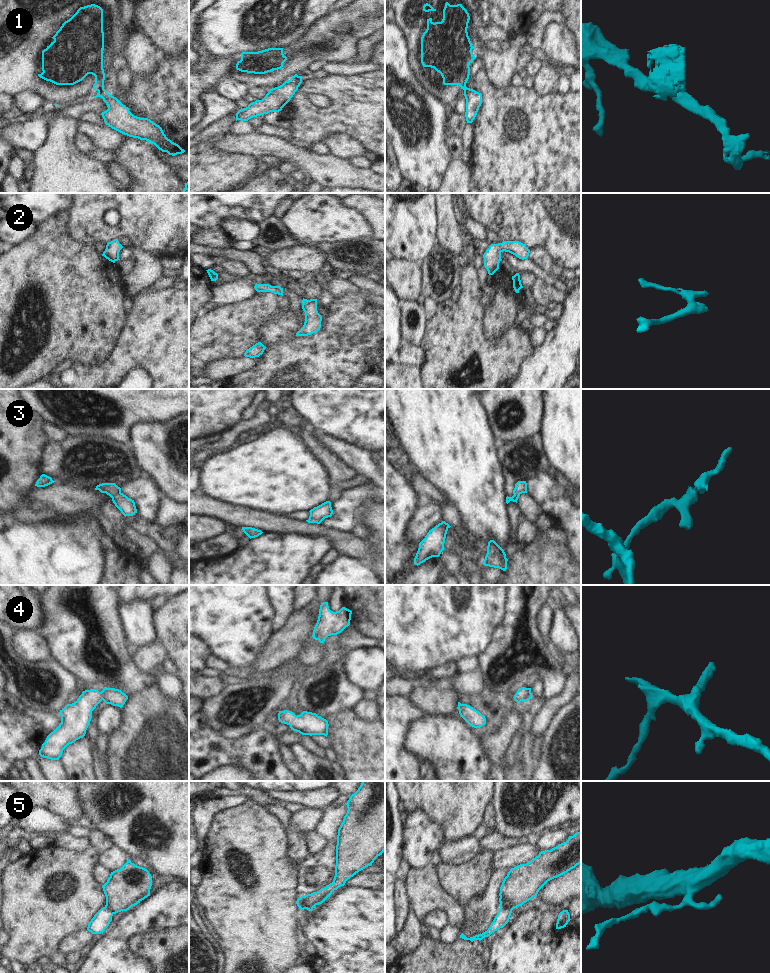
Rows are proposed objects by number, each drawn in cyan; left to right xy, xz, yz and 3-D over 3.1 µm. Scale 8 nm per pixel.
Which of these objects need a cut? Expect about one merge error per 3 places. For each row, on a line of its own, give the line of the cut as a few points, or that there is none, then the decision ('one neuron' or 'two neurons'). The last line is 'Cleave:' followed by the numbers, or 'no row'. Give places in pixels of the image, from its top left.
1: xy (103, 88), (98, 91) | two neurons
2: no cut | one neuron
3: no cut | one neuron
4: no cut | one neuron
5: xz (302, 896), (303, 909) | two neurons
Cleave: 1, 5

